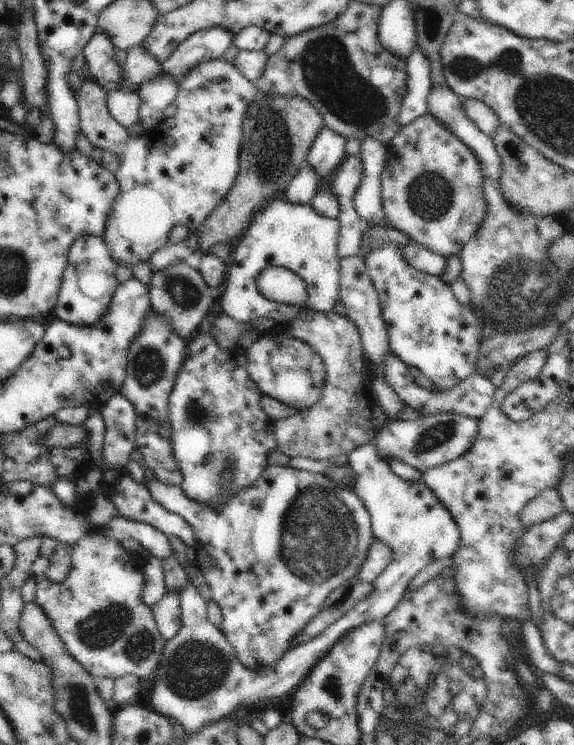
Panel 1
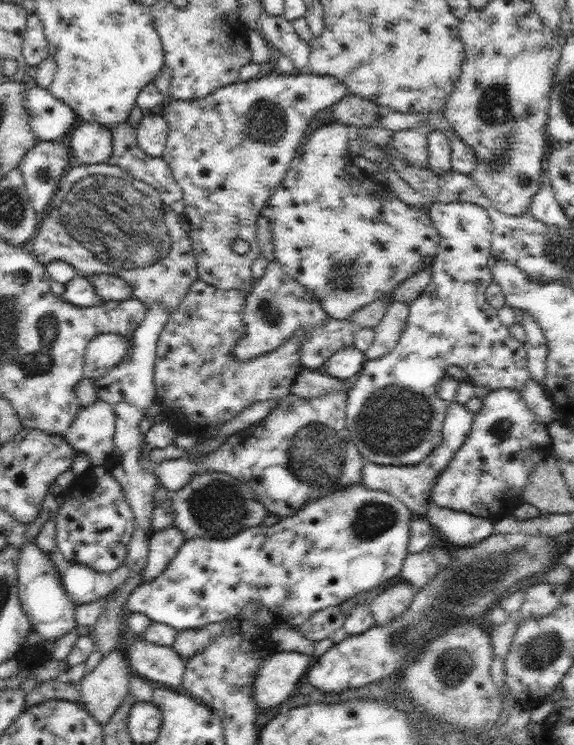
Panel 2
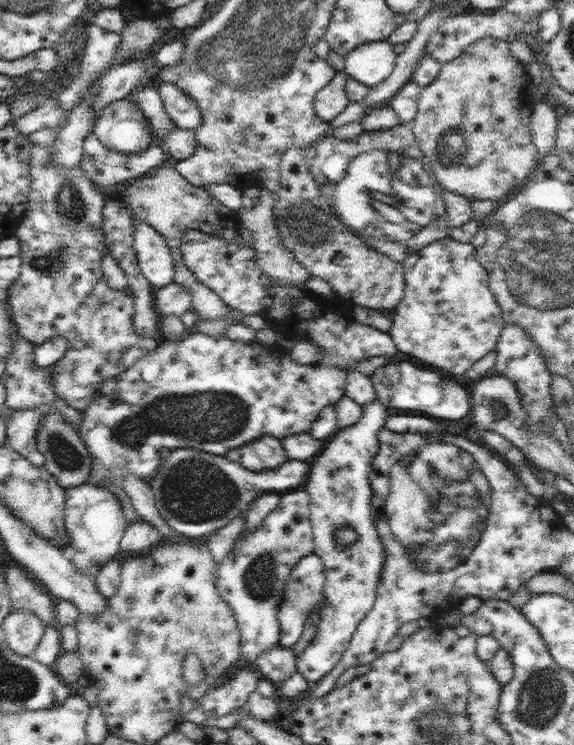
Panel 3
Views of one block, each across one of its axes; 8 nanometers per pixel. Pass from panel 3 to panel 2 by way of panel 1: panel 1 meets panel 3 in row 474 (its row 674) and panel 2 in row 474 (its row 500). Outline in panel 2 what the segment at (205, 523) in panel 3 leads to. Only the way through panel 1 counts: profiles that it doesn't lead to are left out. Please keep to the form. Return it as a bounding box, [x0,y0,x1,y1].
[361,401,474,517]

